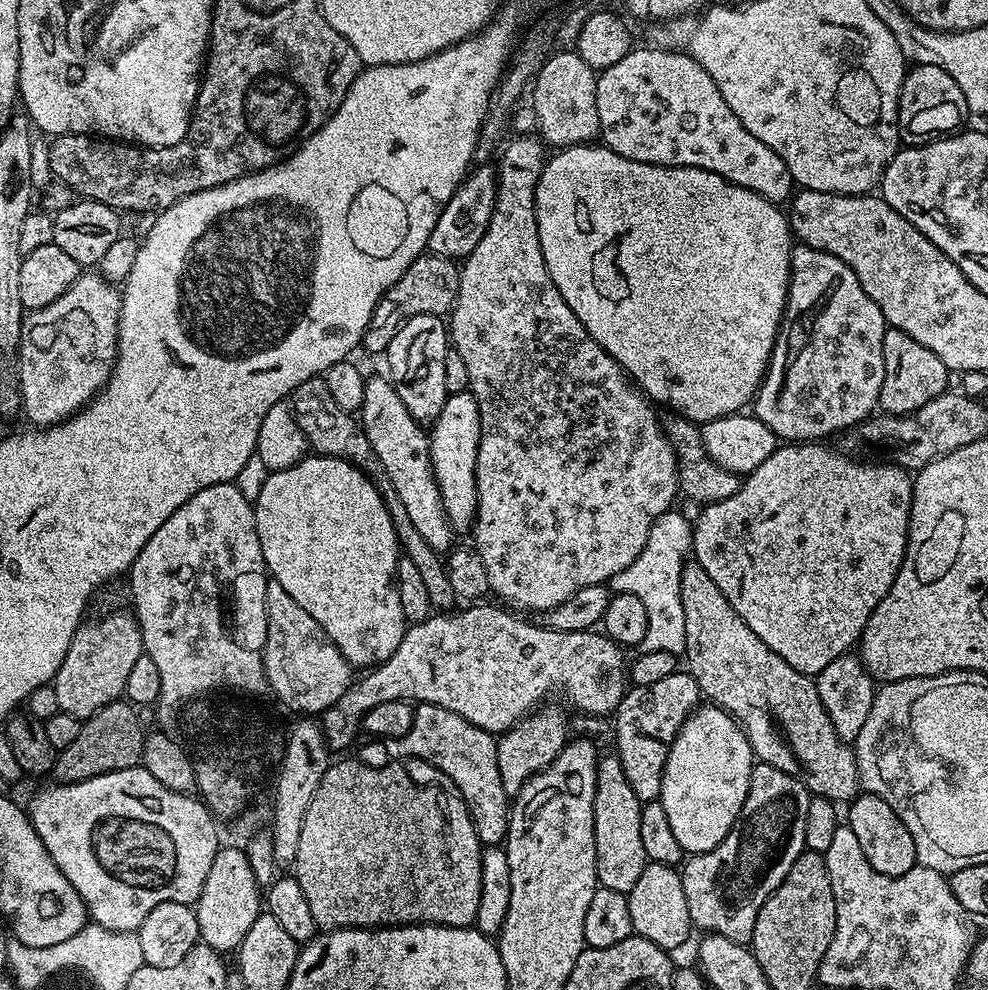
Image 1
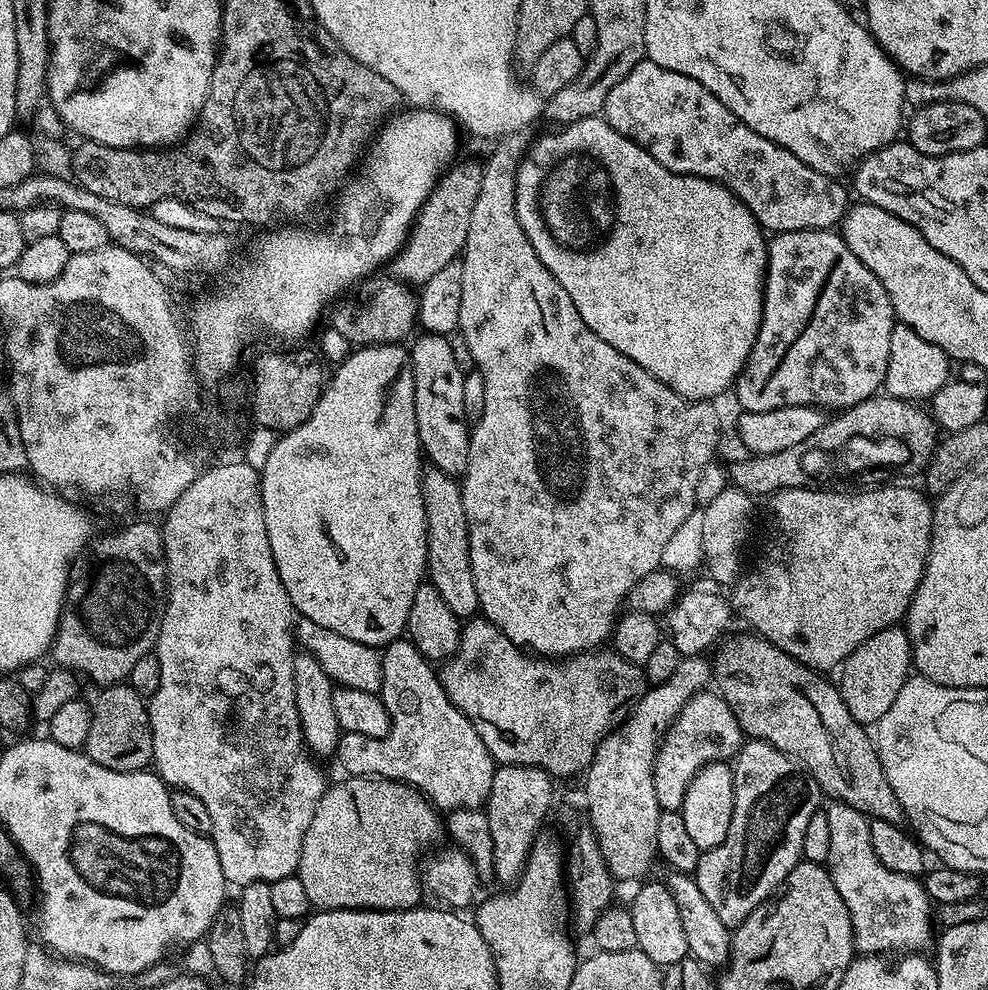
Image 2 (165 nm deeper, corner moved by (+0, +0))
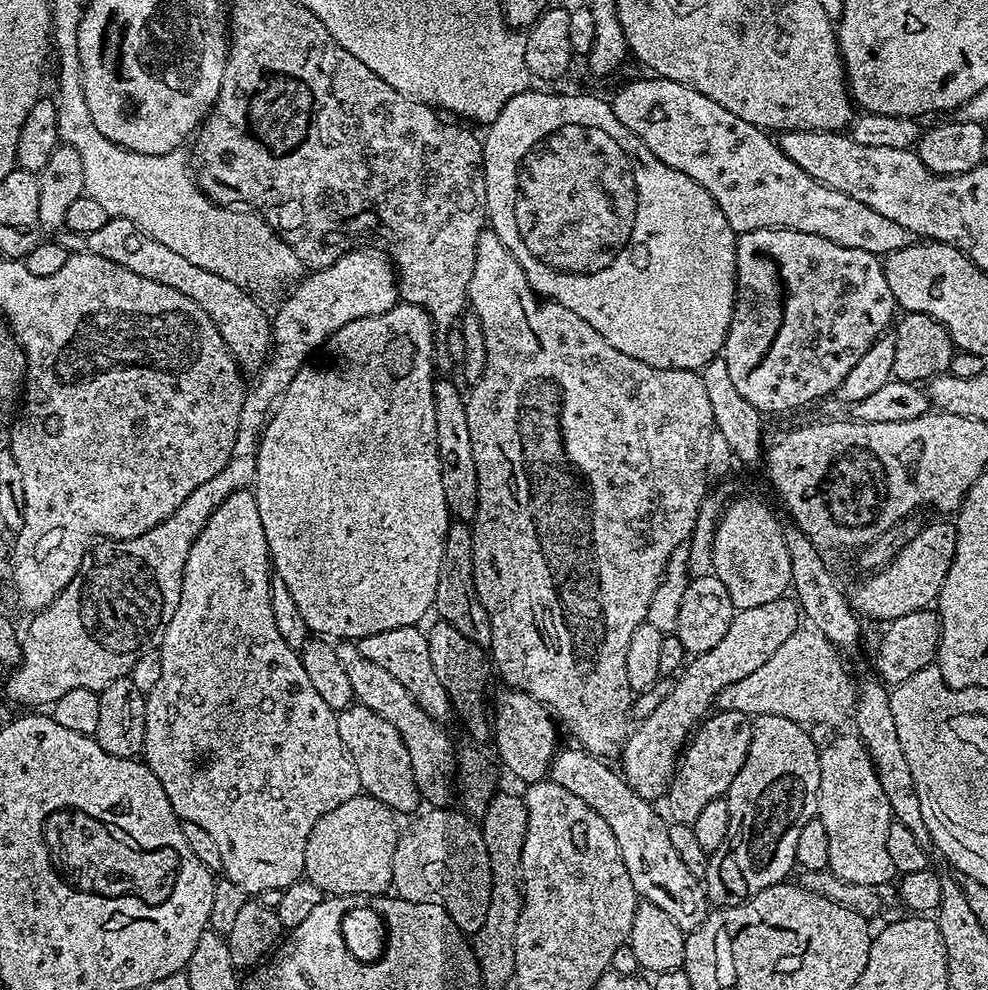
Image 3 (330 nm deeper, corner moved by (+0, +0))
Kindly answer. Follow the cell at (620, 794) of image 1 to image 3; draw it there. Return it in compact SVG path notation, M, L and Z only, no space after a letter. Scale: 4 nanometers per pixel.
M792 598L766 602L766 606L739 609L730 622L726 636L710 651L693 655L675 677L670 694L662 698L658 710L654 710L654 714L639 721L629 731L624 747L618 753L618 768L624 781L642 798L659 801L659 796L661 799L667 793L668 781L672 779L678 757L694 727L709 713L720 691L738 682L738 678L746 678L746 674L754 674L754 670L759 670L801 624L800 605Z

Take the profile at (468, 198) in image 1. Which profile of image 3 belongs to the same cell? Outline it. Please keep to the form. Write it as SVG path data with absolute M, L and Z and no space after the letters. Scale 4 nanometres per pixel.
M403 302L395 304L386 314L378 314L370 318L358 318L354 322L342 326L342 330L334 333L328 339L328 343L324 345L319 353L319 356L321 356L317 364L309 362L296 371L294 382L290 382L290 386L284 391L284 395L280 397L274 411L268 417L268 425L260 433L258 466L256 467L256 483L254 485L255 498L258 502L258 514L262 518L262 530L266 530L266 546L272 561L273 573L279 580L286 582L286 587L290 590L294 603L298 605L298 610L302 613L304 621L306 621L309 633L319 634L324 638L335 638L340 642L358 642L370 634L382 634L382 630L398 630L398 626L419 625L421 623L420 619L427 612L431 613L433 611L436 603L436 591L438 590L438 570L442 566L444 539L446 538L450 517L448 515L448 507L446 506L446 493L442 490L442 474L440 473L440 463L438 462L438 442L436 441L438 426L434 422L434 390L432 389L434 383L434 375L432 376L432 340L434 341L434 329L432 327L432 319L428 317L428 312L418 306Z

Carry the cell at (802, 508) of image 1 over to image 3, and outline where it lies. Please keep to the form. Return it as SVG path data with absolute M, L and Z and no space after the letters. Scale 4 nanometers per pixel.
M927 524L921 527L918 538L906 542L897 556L880 569L863 577L864 581L850 592L850 603L861 617L891 622L902 618L902 614L914 614L931 609L937 603L942 582L954 562L956 549L956 525Z

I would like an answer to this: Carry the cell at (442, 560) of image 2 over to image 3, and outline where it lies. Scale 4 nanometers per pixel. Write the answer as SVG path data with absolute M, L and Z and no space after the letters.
M449 523L444 539L444 557L438 570L438 590L434 612L439 619L456 627L461 634L466 634L470 642L481 646L492 643L492 627L488 612L478 598L478 590L474 586L474 542L472 530L467 523Z

